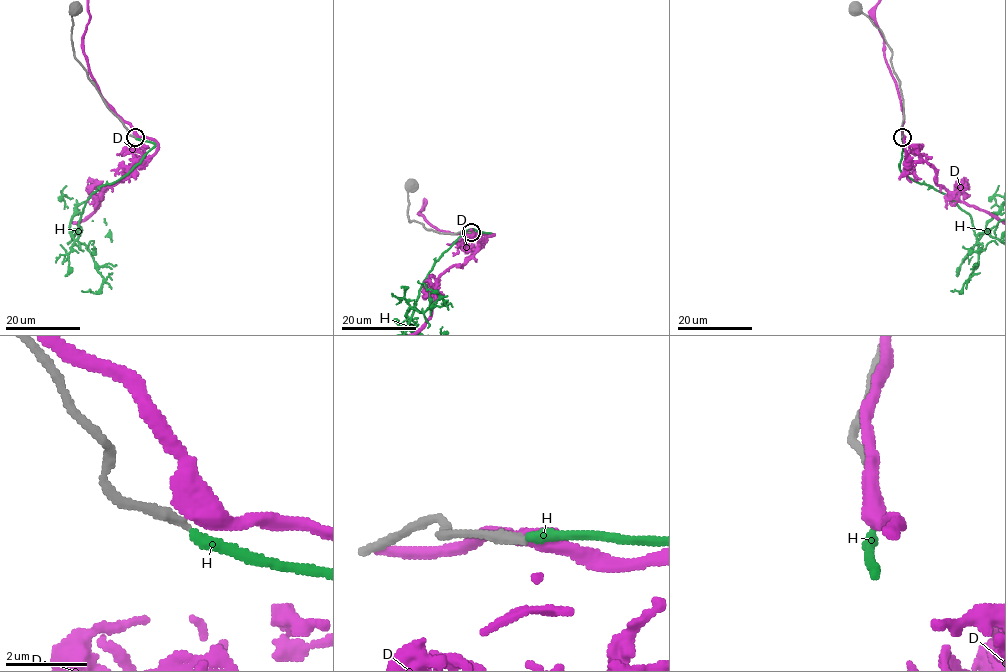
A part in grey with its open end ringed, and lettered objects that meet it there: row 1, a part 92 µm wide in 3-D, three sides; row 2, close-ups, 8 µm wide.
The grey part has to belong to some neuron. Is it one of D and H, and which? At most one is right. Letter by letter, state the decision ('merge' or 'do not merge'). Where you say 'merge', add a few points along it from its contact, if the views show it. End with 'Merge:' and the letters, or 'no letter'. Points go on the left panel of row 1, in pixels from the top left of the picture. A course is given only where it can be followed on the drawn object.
D: do not merge
H: do not merge
Merge: no letter

